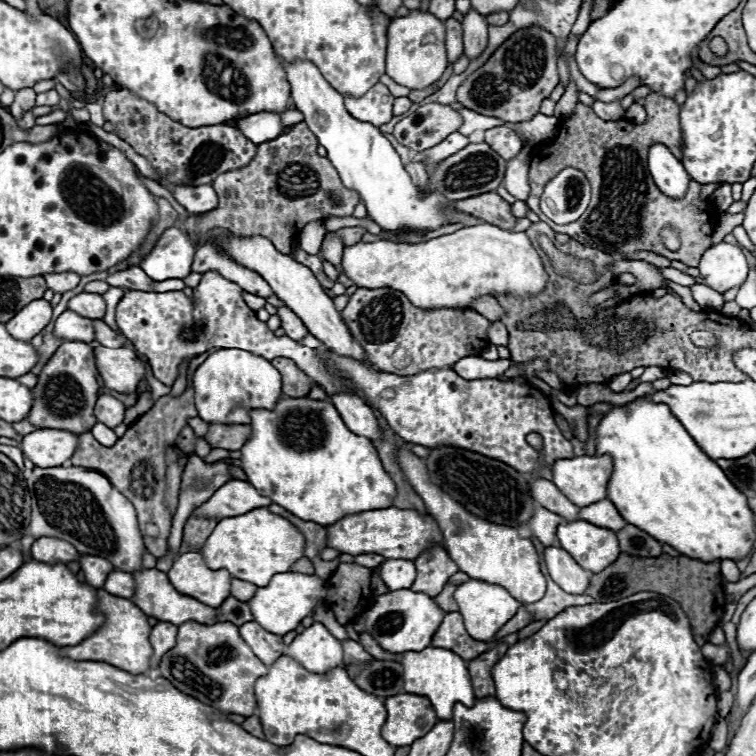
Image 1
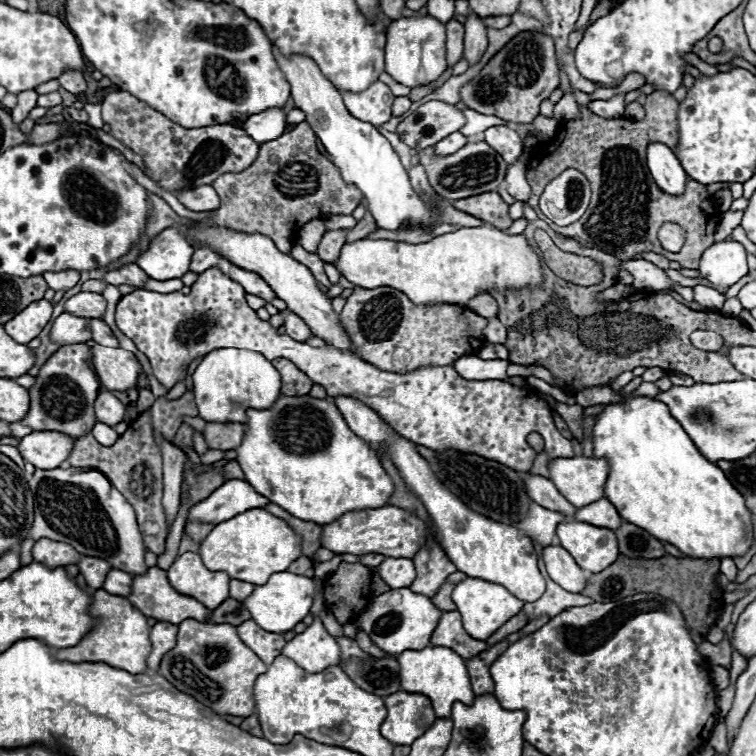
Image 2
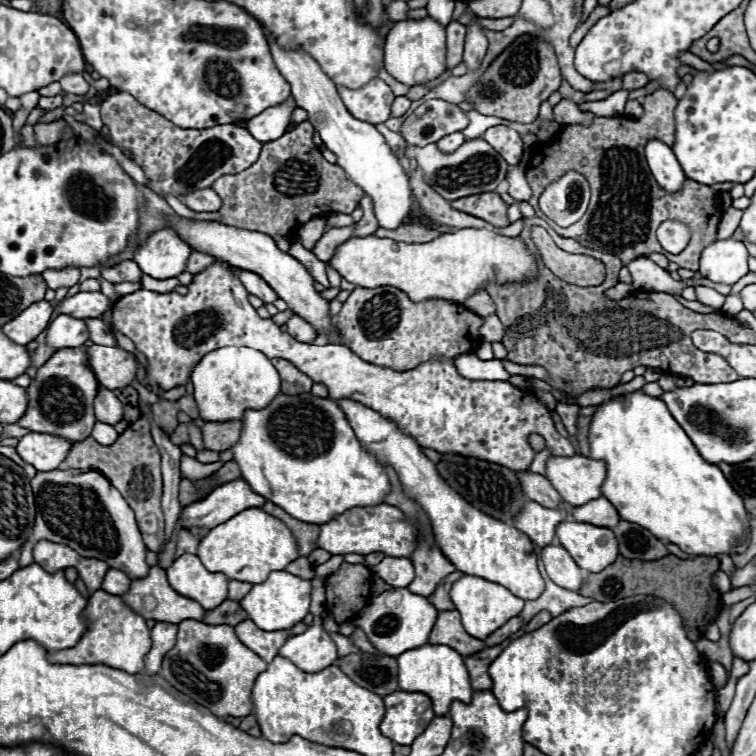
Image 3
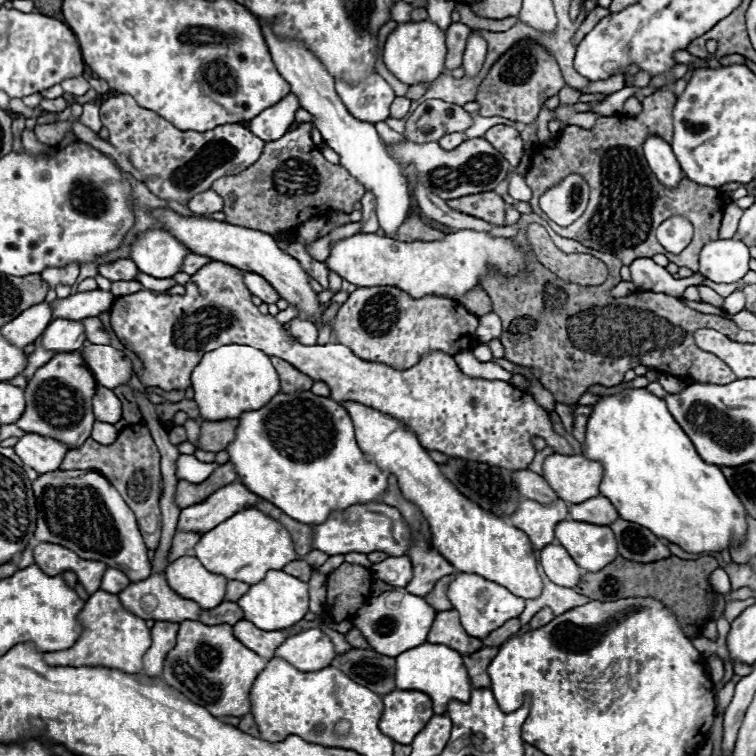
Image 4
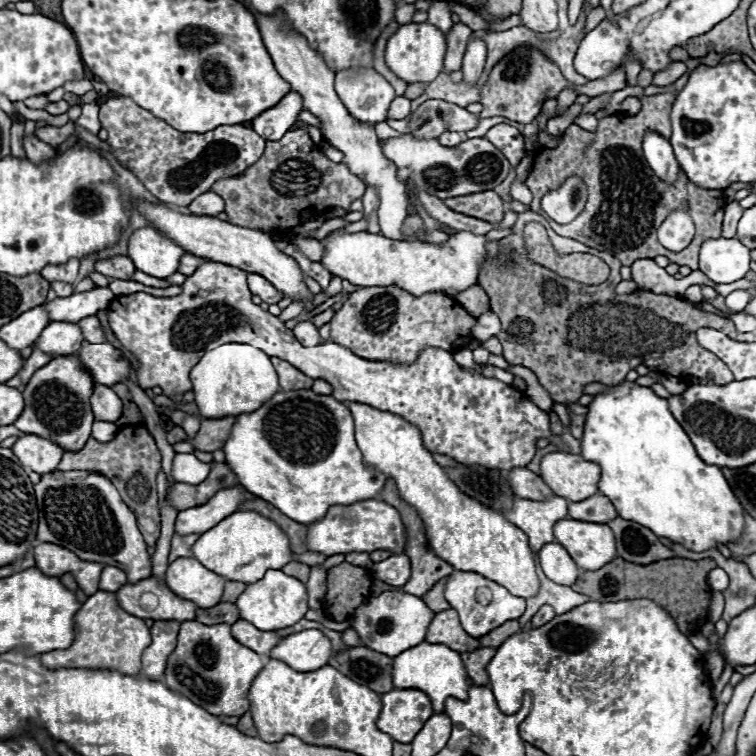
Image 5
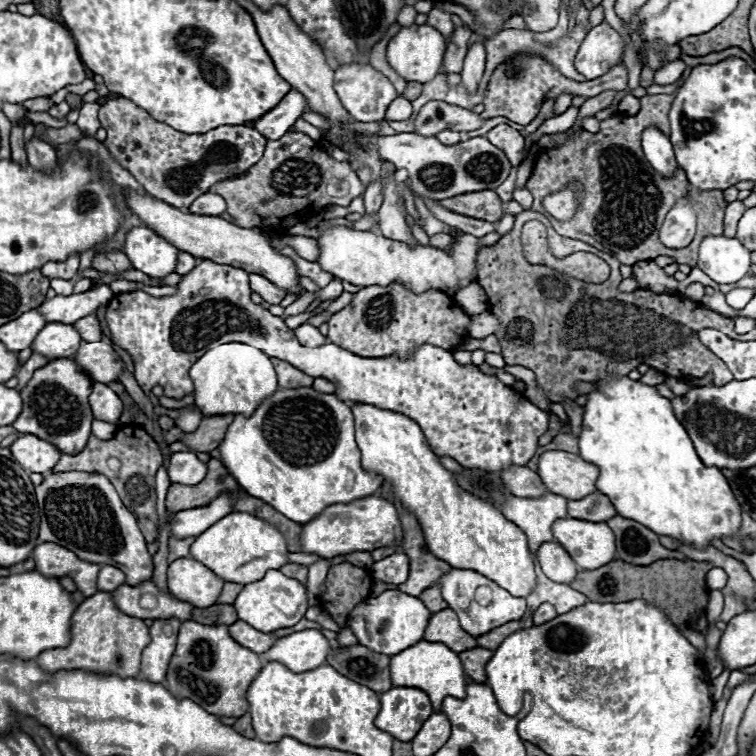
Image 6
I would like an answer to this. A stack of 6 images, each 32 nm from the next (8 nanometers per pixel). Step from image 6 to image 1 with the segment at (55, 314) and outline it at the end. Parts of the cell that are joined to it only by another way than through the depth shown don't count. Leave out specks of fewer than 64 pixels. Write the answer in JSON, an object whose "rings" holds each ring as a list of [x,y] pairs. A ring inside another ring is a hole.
{"rings":[[[82,292],[78,296],[74,296],[68,304],[68,310],[80,312],[80,316],[88,316],[92,320],[100,320],[104,318],[106,312],[106,302],[100,294],[90,294],[90,292]]]}

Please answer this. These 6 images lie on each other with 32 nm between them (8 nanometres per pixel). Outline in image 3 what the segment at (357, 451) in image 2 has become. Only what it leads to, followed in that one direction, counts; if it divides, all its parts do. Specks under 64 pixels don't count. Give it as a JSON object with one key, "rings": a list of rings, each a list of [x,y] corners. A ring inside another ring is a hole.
{"rings":[[[278,394],[268,408],[248,410],[242,424],[244,428],[240,442],[230,448],[234,452],[234,462],[242,470],[242,480],[248,482],[256,494],[286,510],[292,518],[312,524],[326,524],[350,508],[384,504],[390,494],[388,474],[358,442],[344,412],[330,398],[316,398],[312,394]]]}

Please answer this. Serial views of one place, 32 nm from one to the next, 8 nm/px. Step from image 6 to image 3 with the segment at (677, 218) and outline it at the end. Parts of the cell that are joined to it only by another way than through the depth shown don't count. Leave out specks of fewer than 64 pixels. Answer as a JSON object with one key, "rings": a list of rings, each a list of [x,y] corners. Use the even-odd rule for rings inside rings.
{"rings":[[[668,220],[658,228],[658,240],[664,250],[678,254],[690,239],[689,228],[680,221]]]}

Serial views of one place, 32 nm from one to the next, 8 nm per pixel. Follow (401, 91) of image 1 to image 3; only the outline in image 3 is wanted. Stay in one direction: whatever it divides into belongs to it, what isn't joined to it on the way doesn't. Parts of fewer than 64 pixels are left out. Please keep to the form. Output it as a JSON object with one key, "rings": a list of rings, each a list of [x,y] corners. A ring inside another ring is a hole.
{"rings":[[[380,70],[380,78],[382,78],[382,80],[384,80],[384,82],[390,86],[390,88],[392,88],[392,92],[394,92],[396,96],[406,96],[406,94],[408,94],[408,90],[410,90],[408,86],[400,84],[398,80],[394,80],[394,78],[392,78],[392,76],[390,76],[386,70]]]}

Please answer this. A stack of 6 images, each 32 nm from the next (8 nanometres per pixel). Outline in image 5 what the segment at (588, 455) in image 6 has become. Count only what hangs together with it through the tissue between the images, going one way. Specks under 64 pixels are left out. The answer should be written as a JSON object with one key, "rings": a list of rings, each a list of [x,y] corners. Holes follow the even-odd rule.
{"rings":[[[624,380],[610,386],[610,392],[594,396],[588,404],[582,456],[600,464],[602,478],[598,490],[612,500],[620,518],[646,526],[656,536],[682,544],[692,552],[704,552],[718,548],[718,544],[740,540],[744,532],[744,508],[734,496],[722,470],[718,466],[706,466],[700,460],[690,438],[668,410],[666,398],[656,396],[648,386],[636,386],[634,382]]]}

